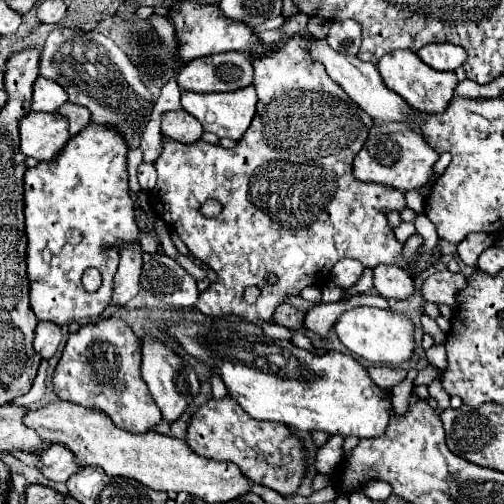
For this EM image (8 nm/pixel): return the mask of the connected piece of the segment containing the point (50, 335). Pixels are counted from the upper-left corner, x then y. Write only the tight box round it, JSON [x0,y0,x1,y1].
[33,321,61,359]

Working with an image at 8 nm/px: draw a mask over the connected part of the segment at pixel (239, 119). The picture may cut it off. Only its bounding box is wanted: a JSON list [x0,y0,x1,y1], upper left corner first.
[181,85,257,141]

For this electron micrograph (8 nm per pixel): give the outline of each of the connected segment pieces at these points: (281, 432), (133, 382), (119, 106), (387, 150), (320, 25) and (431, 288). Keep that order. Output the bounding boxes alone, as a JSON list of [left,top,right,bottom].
[[187,397,307,495],[51,317,161,433],[39,27,153,149],[353,123,439,191],[307,17,329,37],[421,271,467,309]]

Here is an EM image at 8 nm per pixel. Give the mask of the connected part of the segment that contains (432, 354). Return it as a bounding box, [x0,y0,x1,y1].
[425,345,447,369]

